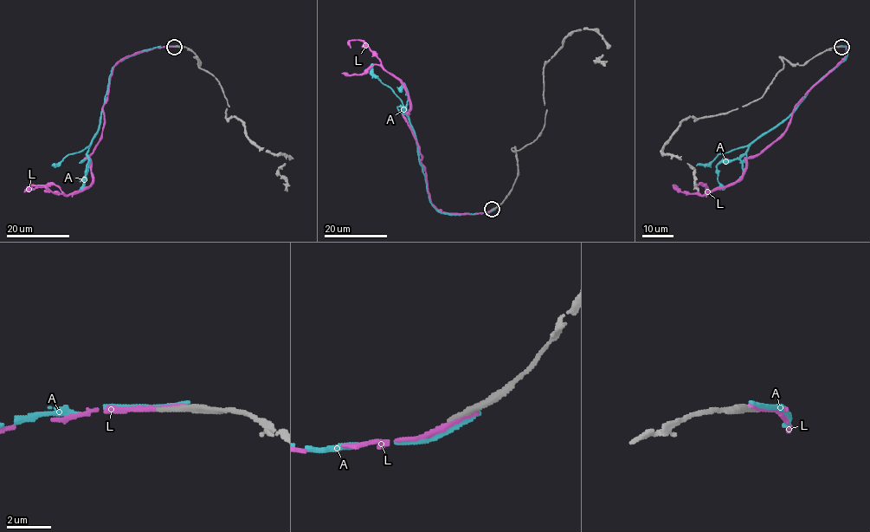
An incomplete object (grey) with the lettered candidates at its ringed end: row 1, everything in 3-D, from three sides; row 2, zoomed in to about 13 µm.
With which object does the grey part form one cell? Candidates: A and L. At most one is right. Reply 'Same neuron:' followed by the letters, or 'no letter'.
Same neuron: no letter

